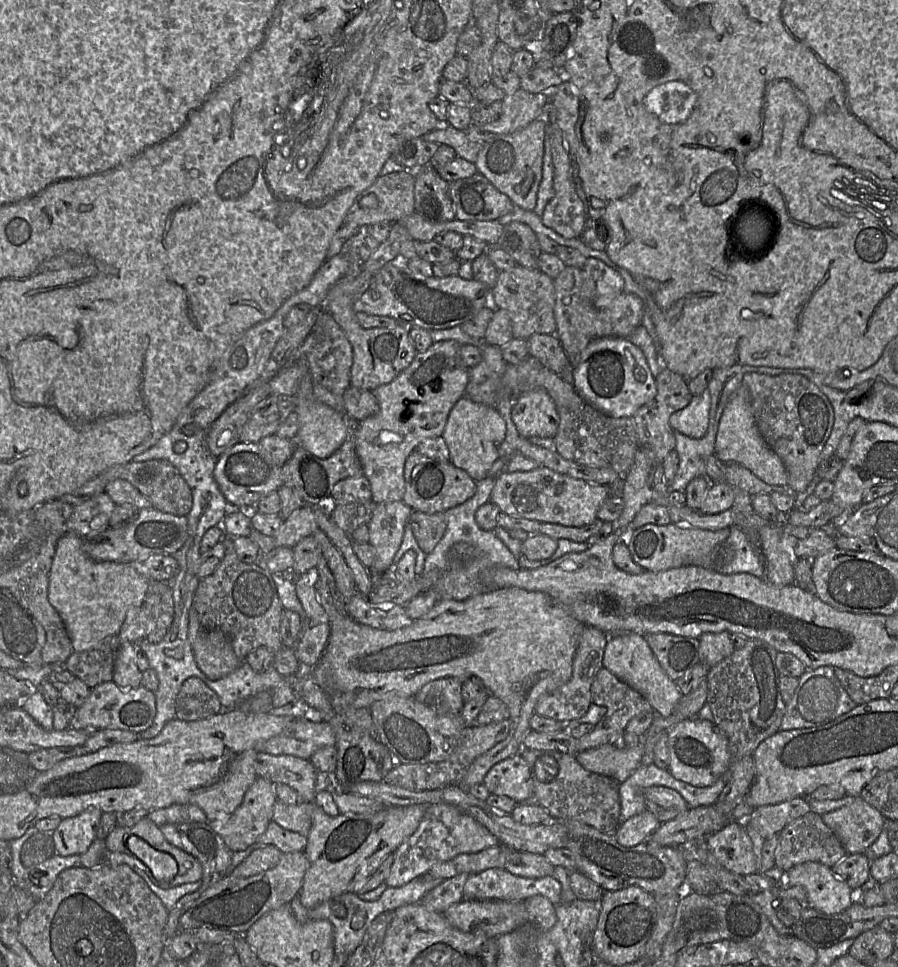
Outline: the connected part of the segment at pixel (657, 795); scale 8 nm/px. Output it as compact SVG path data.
M651 786L643 790L646 810L652 812L662 824L689 809L687 802L675 790L664 786Z

